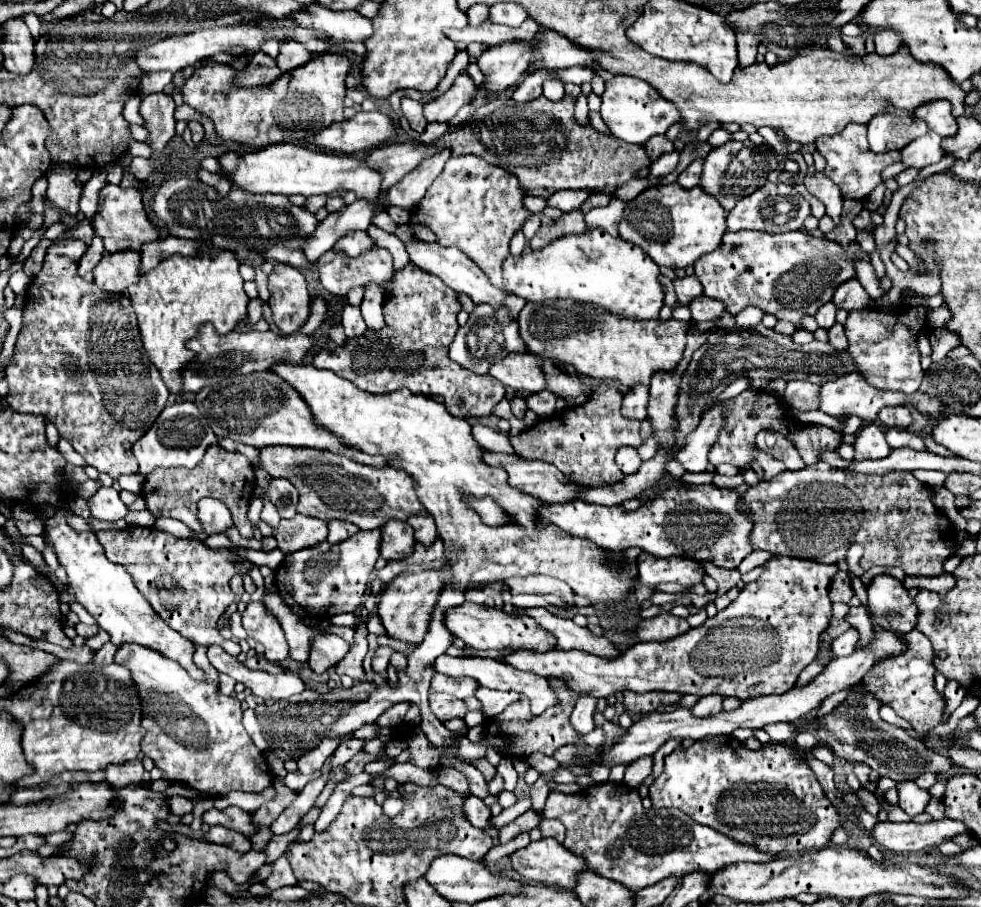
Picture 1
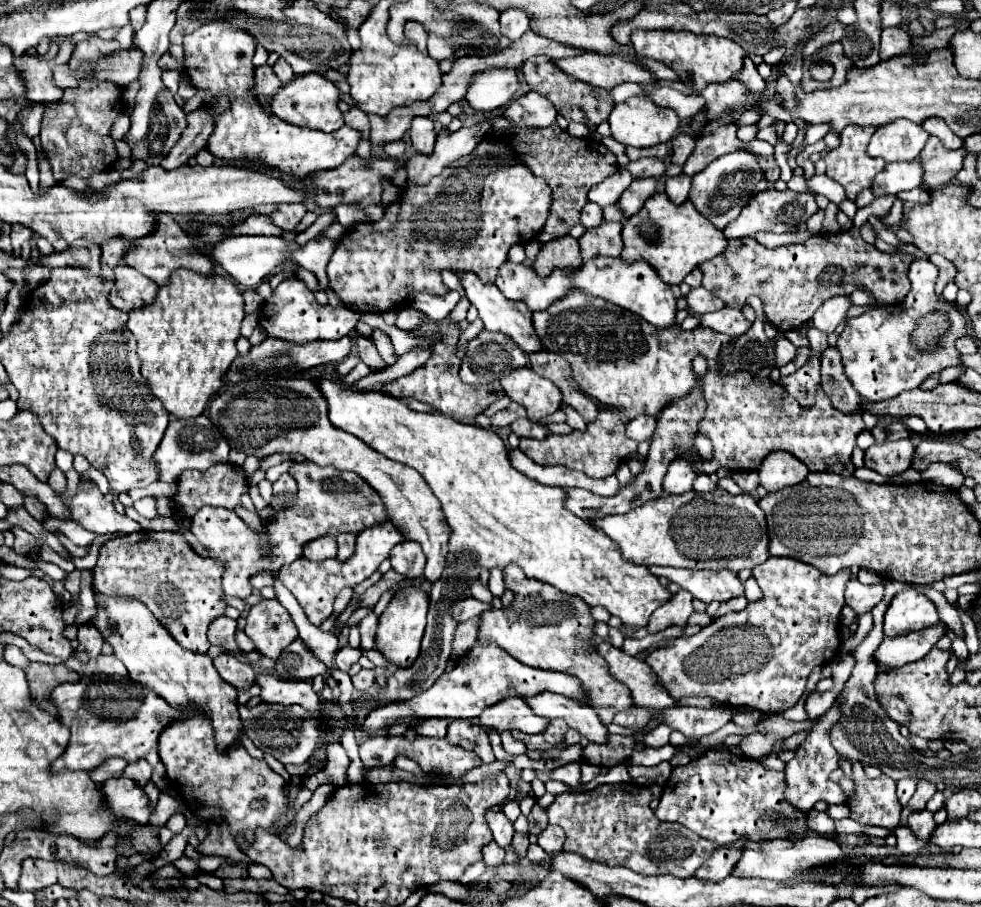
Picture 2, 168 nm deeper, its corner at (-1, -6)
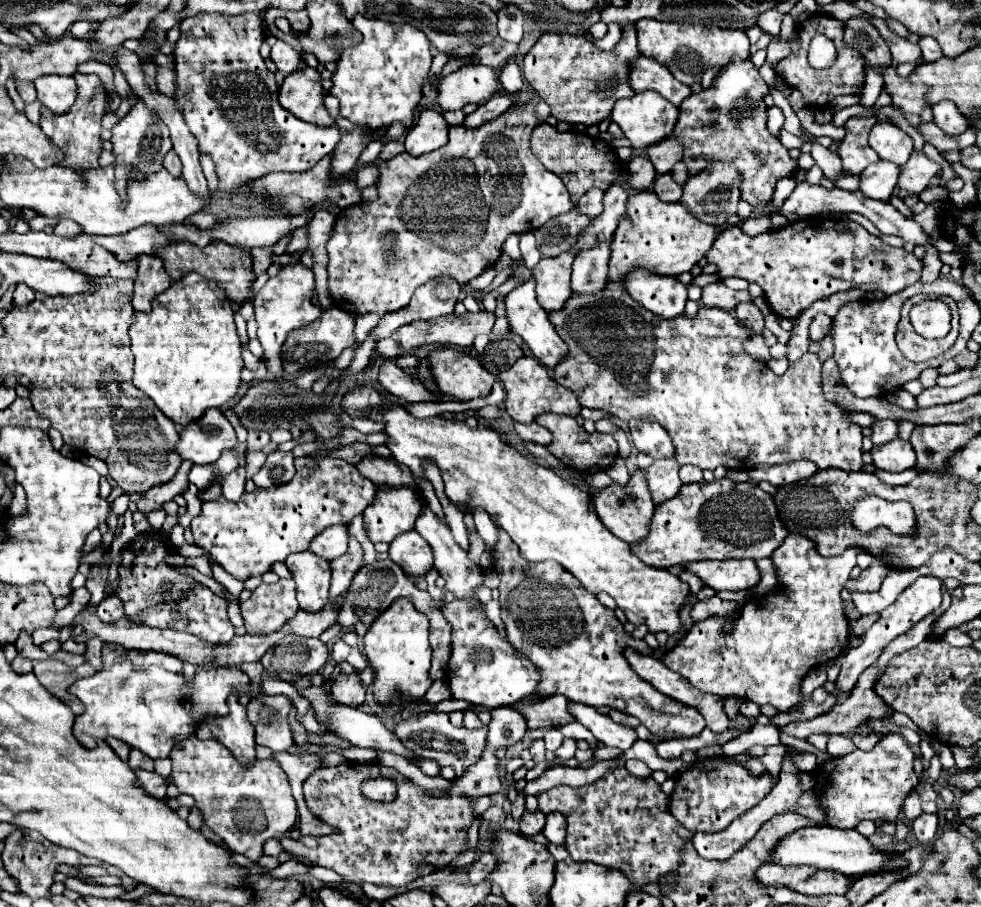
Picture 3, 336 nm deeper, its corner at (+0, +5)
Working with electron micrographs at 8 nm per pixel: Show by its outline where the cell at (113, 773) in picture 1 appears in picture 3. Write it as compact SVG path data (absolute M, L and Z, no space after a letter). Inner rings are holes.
M132 750L130 752L130 758L128 758L128 764L130 768L140 768L140 770L154 770L154 760L148 758L144 752L140 750Z

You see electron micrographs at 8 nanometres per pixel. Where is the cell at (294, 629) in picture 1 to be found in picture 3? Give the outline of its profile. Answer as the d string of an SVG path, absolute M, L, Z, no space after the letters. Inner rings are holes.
M296 634L284 636L270 648L262 664L272 678L294 684L304 674L318 672L328 662L328 648L318 638L302 638Z

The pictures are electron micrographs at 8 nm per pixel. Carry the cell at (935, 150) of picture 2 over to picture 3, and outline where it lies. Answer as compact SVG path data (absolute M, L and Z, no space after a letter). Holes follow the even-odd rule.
M914 150L910 160L902 166L902 174L900 174L900 188L910 190L910 192L922 192L924 188L928 188L934 178L940 172L940 164L932 162L924 150Z

